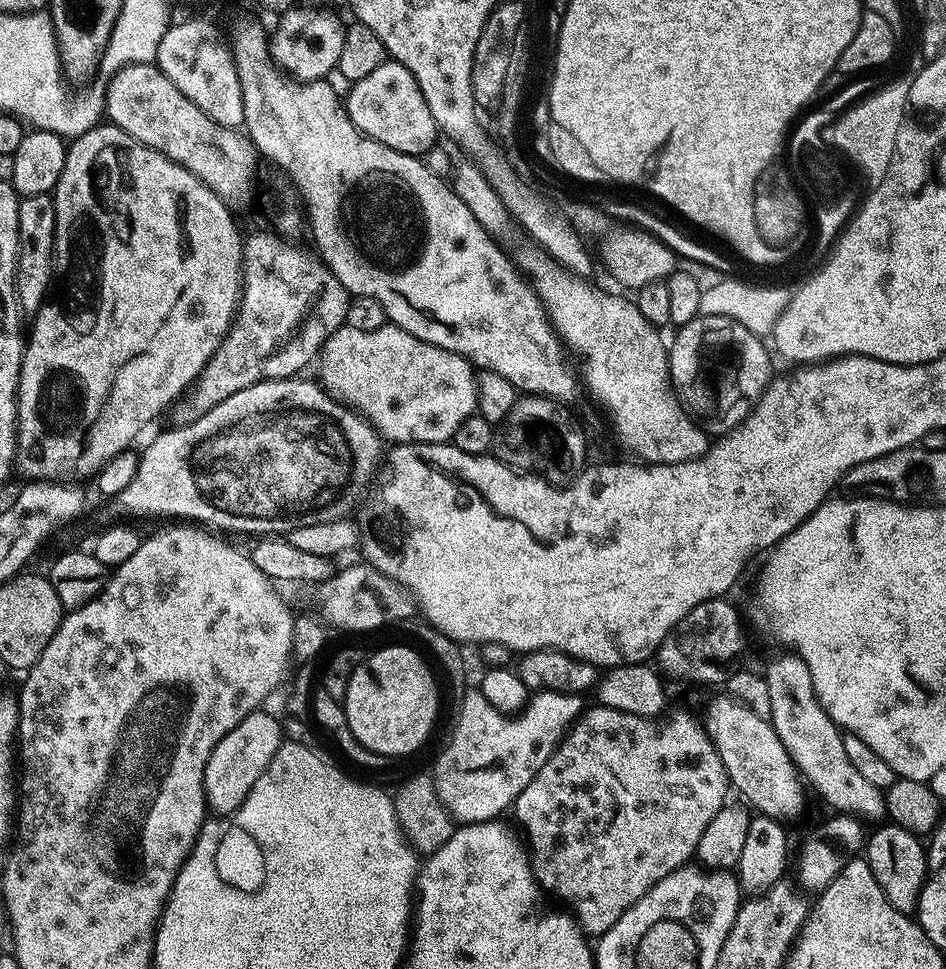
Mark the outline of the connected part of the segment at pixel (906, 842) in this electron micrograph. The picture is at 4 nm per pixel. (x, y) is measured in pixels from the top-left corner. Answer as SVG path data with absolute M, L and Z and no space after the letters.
M893 822L885 823L876 833L866 840L866 859L878 886L882 886L882 894L894 906L894 910L915 913L920 906L920 895L924 889L924 881L928 879L928 854L921 837L910 833Z

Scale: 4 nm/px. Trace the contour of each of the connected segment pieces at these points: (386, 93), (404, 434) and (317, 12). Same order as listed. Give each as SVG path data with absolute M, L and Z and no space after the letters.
M387 59L378 70L353 83L346 97L348 116L364 136L374 138L407 156L423 157L437 147L438 129L420 83L397 60Z
M391 322L381 328L351 328L345 326L320 347L319 383L332 400L360 416L371 415L388 436L399 440L414 440L417 444L446 444L458 426L476 412L476 372L465 356L442 350L422 338L414 338Z
M293 6L279 17L274 36L274 59L277 65L302 81L323 80L328 71L336 67L342 54L342 42L346 31L345 21L340 21L327 7L306 8Z

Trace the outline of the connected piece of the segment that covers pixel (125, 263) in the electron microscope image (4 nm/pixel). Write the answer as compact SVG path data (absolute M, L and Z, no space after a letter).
M101 122L95 128L91 128L86 134L75 137L67 145L66 162L62 174L58 178L54 189L54 199L56 202L56 254L54 257L54 291L50 299L40 307L40 311L35 313L32 324L32 341L27 341L24 350L24 361L20 364L20 386L16 398L16 434L14 437L14 468L20 471L25 481L55 481L64 485L71 485L78 480L91 481L97 472L110 462L119 452L129 451L133 447L132 443L136 440L136 435L151 422L155 416L160 415L164 410L171 409L185 395L186 390L191 389L197 383L198 377L205 368L208 367L208 359L215 354L216 347L225 332L228 331L232 317L238 307L238 295L242 286L242 235L236 229L236 220L233 209L225 206L216 197L214 190L210 190L190 170L186 170L181 164L175 164L170 158L166 158L158 150L147 148L145 144L139 144L126 130L122 130L118 125L111 122Z

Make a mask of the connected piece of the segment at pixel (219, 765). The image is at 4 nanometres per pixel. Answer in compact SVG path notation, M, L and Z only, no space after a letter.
M257 710L242 718L242 722L238 722L238 726L234 726L234 730L230 730L230 734L226 734L226 738L218 742L218 746L214 746L210 762L206 762L204 775L204 799L211 811L213 808L216 812L224 812L220 814L236 812L250 794L254 782L258 782L262 770L266 770L266 766L270 764L270 758L274 758L274 754L280 749L281 721L276 721L270 713L264 711Z

